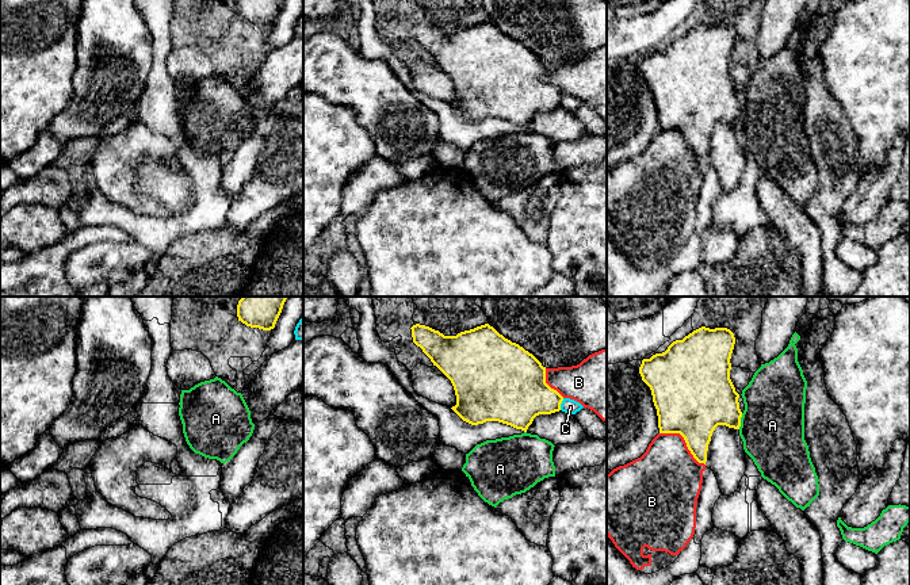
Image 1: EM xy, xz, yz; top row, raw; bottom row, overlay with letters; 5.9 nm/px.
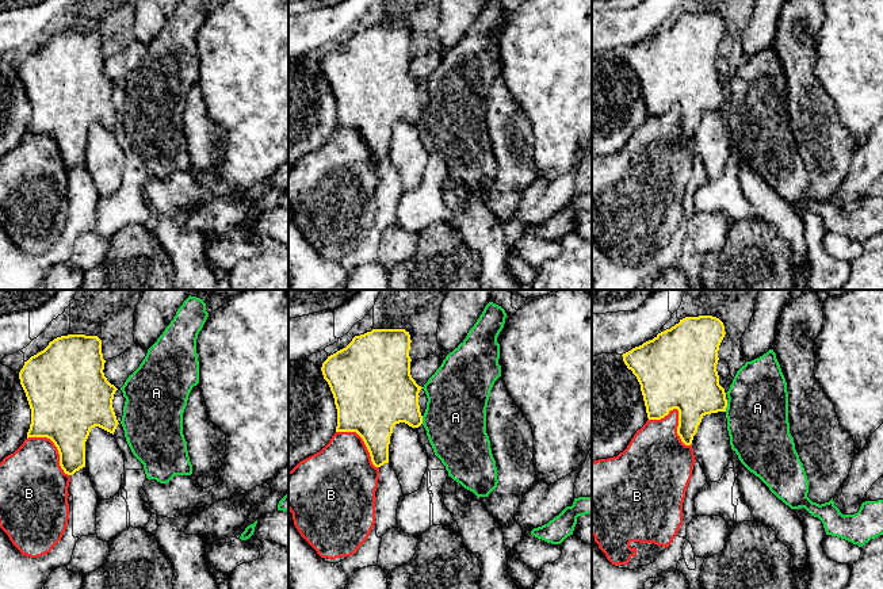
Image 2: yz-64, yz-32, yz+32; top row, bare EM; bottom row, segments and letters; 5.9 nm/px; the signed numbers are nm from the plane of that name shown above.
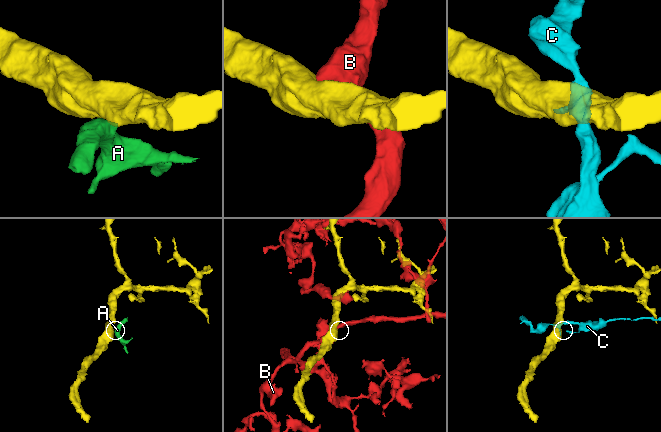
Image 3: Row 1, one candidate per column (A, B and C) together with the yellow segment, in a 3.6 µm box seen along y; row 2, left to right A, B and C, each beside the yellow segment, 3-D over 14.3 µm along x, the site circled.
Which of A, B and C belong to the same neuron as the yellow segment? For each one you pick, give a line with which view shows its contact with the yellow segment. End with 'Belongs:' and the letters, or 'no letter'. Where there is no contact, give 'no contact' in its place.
Belongs: no letter

